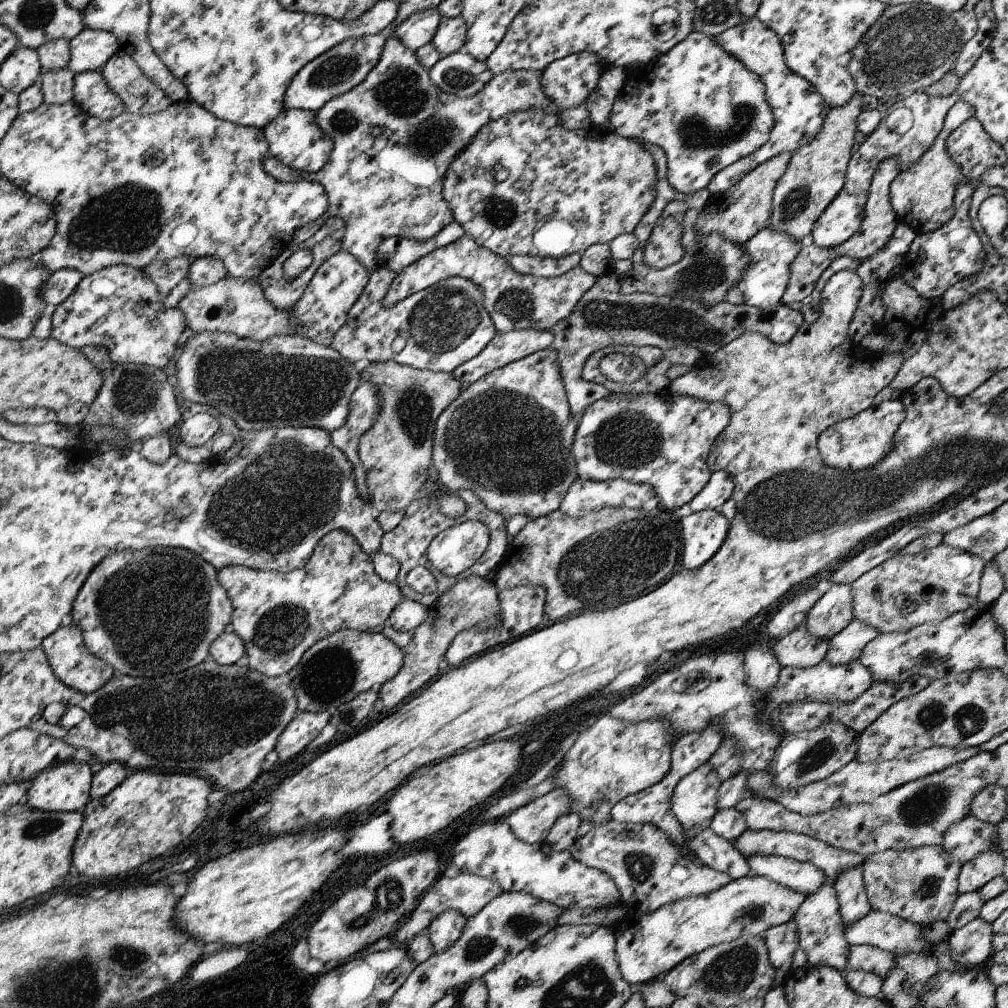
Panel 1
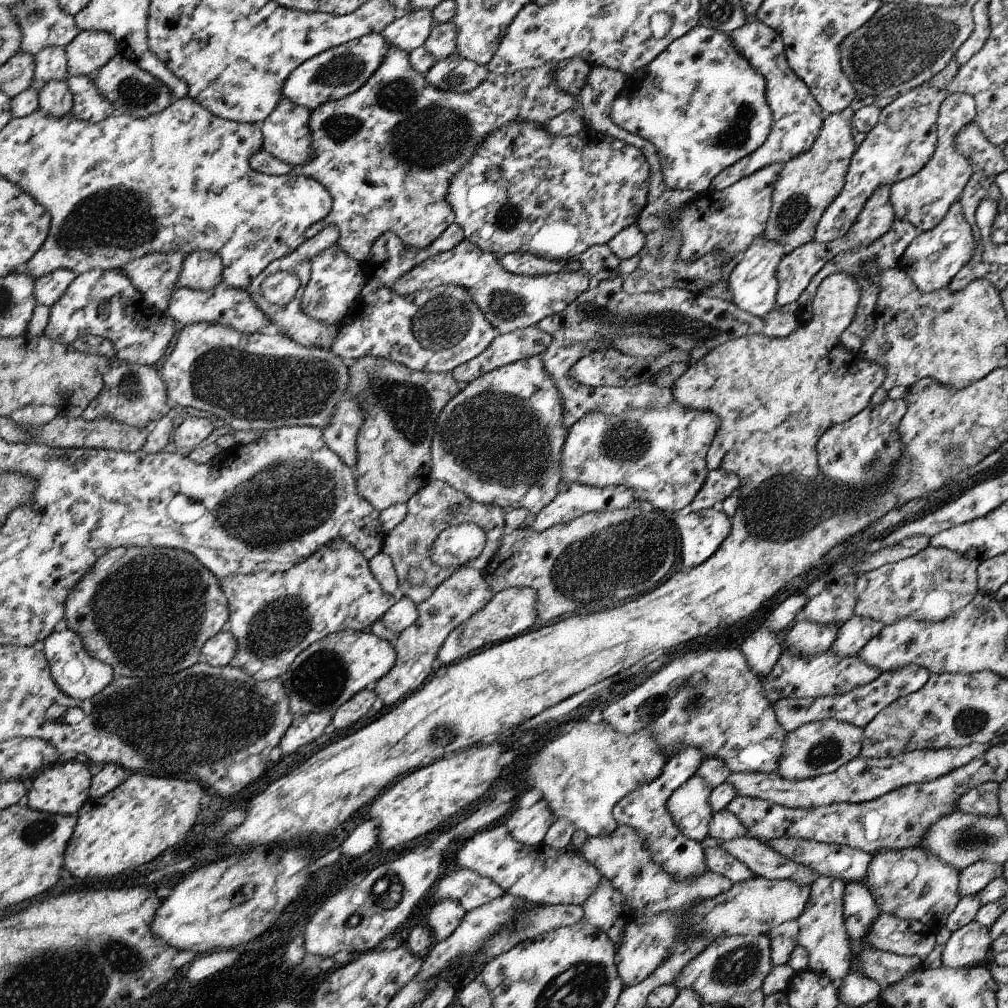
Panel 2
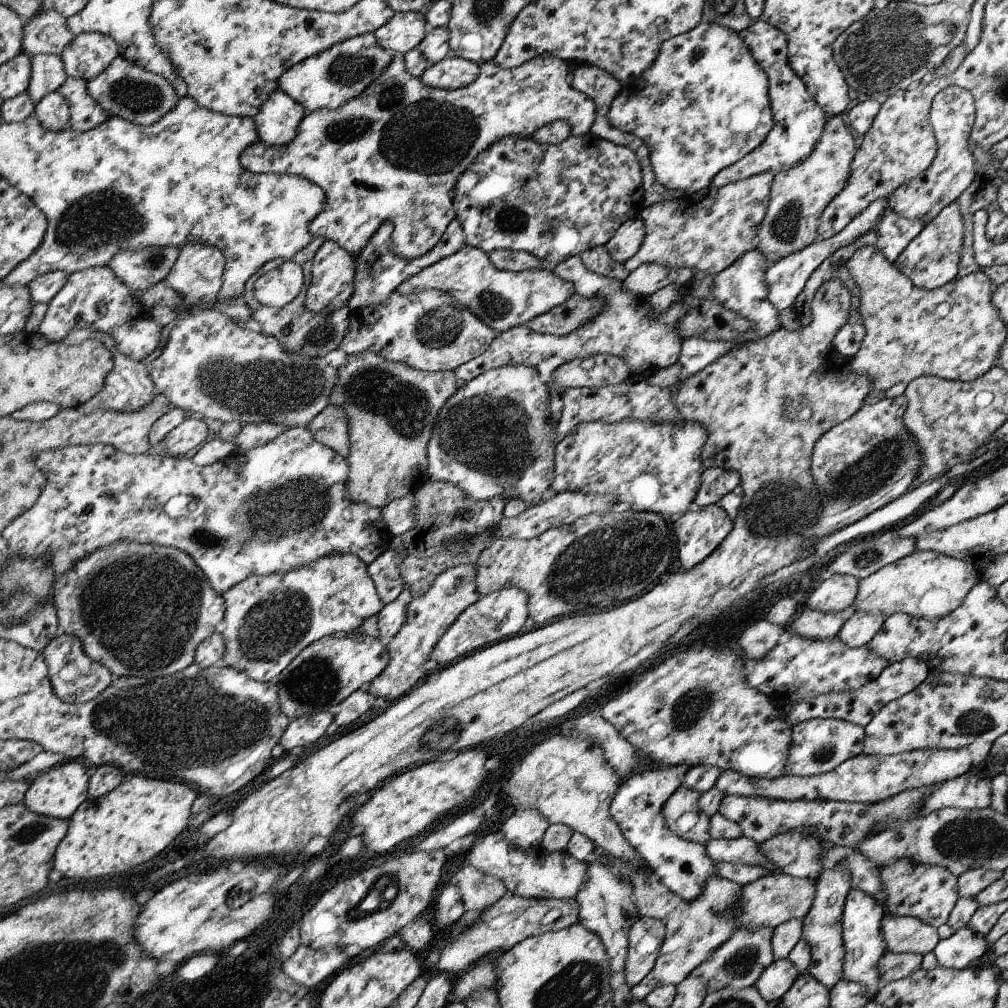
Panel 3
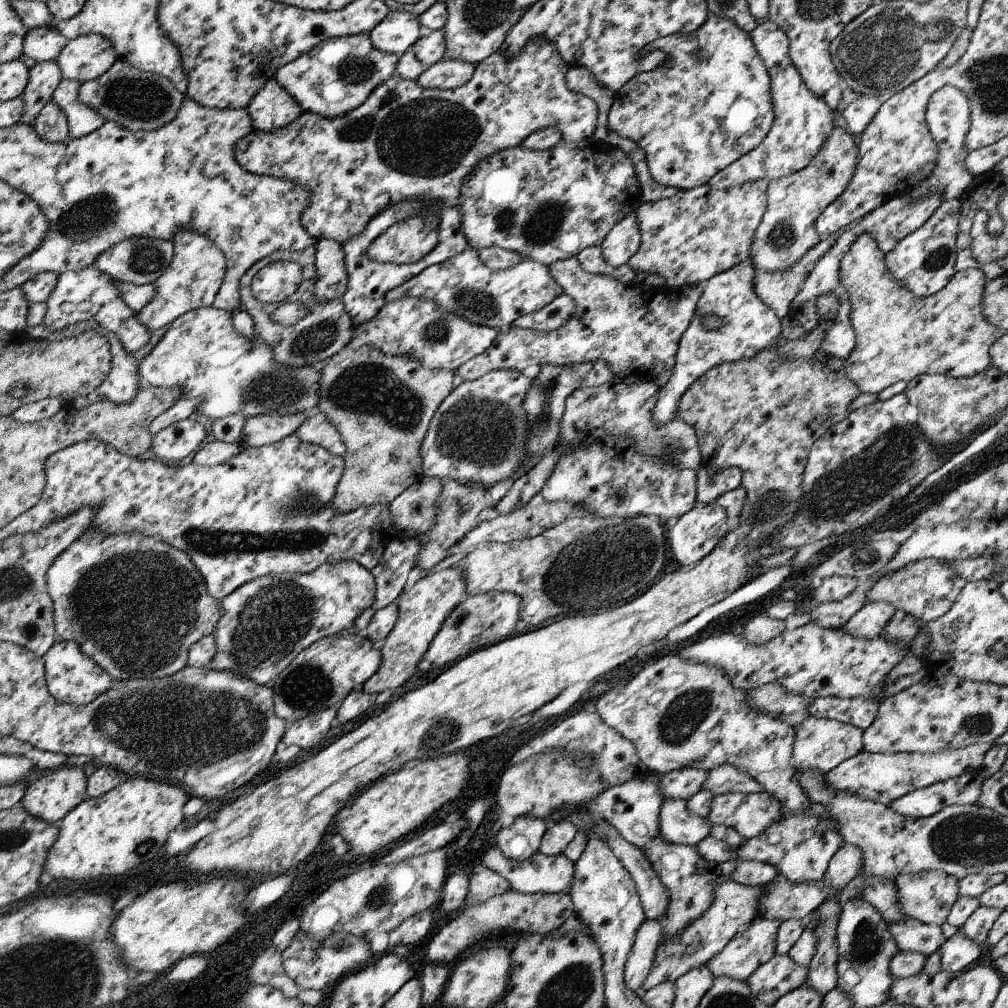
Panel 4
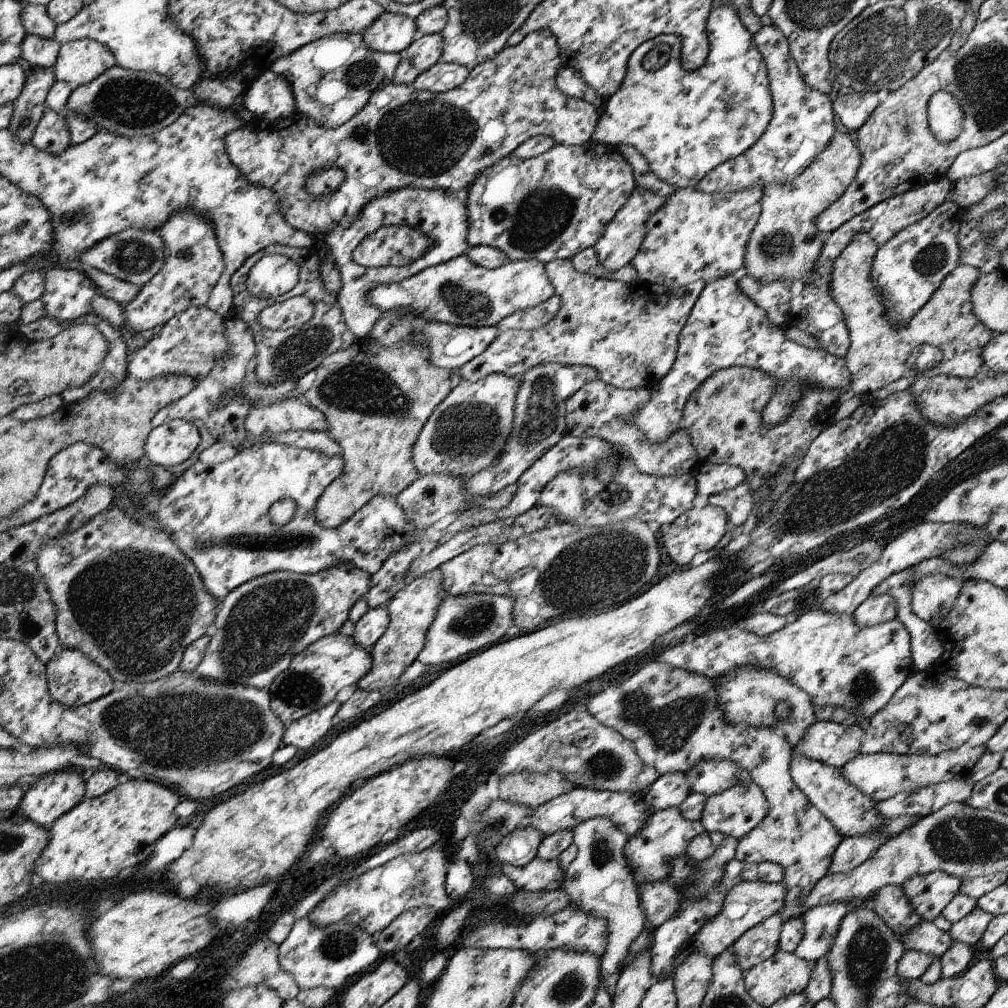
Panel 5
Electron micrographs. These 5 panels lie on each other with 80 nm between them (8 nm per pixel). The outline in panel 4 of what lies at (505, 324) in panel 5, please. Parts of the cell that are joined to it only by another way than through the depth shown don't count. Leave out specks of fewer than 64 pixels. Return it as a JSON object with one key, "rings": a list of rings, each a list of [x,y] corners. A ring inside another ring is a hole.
{"rings":[[[561,295],[553,301],[551,305],[544,306],[544,309],[536,310],[536,313],[526,314],[517,321],[512,322],[511,326],[504,326],[498,332],[504,332],[509,328],[531,329],[534,331],[558,330],[562,328],[570,316],[576,312],[574,298],[568,295]]]}

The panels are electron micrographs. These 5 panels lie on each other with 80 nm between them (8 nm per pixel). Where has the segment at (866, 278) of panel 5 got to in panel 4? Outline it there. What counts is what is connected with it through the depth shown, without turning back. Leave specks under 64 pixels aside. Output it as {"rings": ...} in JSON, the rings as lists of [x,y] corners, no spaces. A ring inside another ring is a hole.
{"rings":[[[860,234],[840,260],[838,278],[848,292],[846,297],[851,307],[850,322],[856,334],[854,351],[845,359],[846,373],[860,392],[883,393],[899,381],[908,383],[924,375],[972,379],[992,366],[990,351],[1004,332],[988,323],[986,312],[983,311],[988,279],[981,269],[966,268],[957,271],[951,282],[939,293],[928,298],[916,298],[902,286],[900,280],[896,280],[888,272],[884,253],[875,239],[870,234]]]}

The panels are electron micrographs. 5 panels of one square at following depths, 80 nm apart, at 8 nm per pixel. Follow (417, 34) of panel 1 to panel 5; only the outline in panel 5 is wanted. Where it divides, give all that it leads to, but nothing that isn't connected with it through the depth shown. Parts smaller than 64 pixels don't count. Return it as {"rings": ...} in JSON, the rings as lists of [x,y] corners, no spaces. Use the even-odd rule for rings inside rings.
{"rings":[[[384,12],[365,32],[367,45],[383,53],[401,53],[415,41],[415,19]]]}

